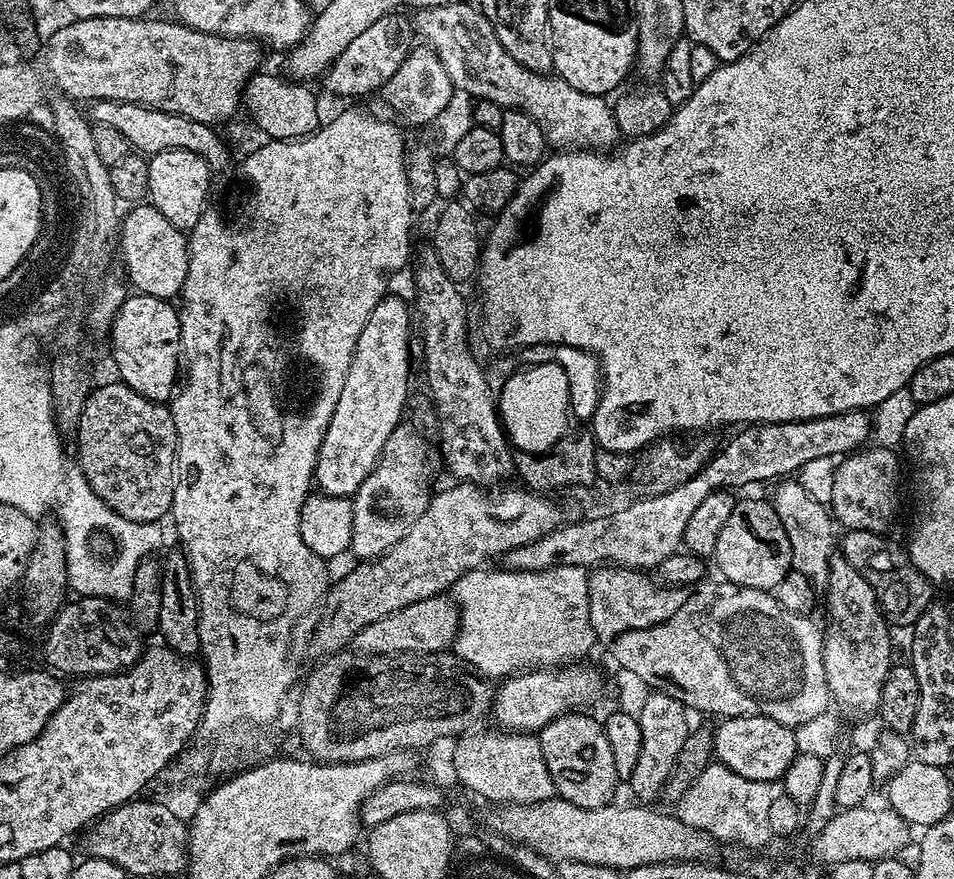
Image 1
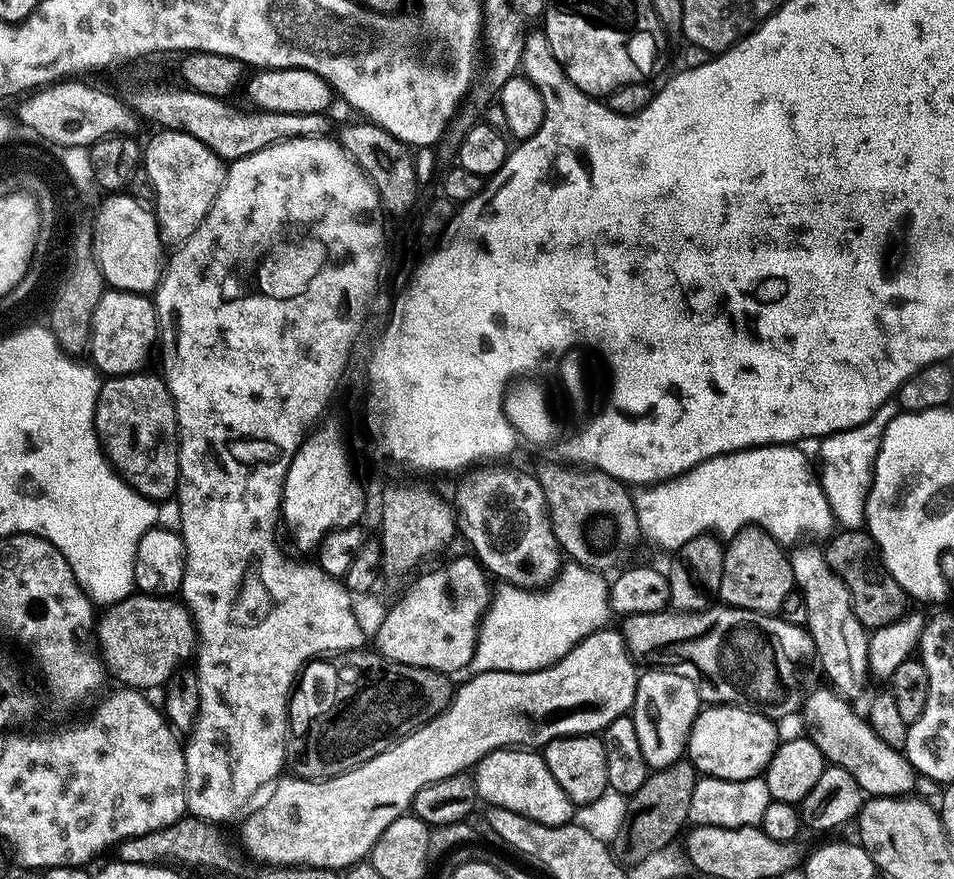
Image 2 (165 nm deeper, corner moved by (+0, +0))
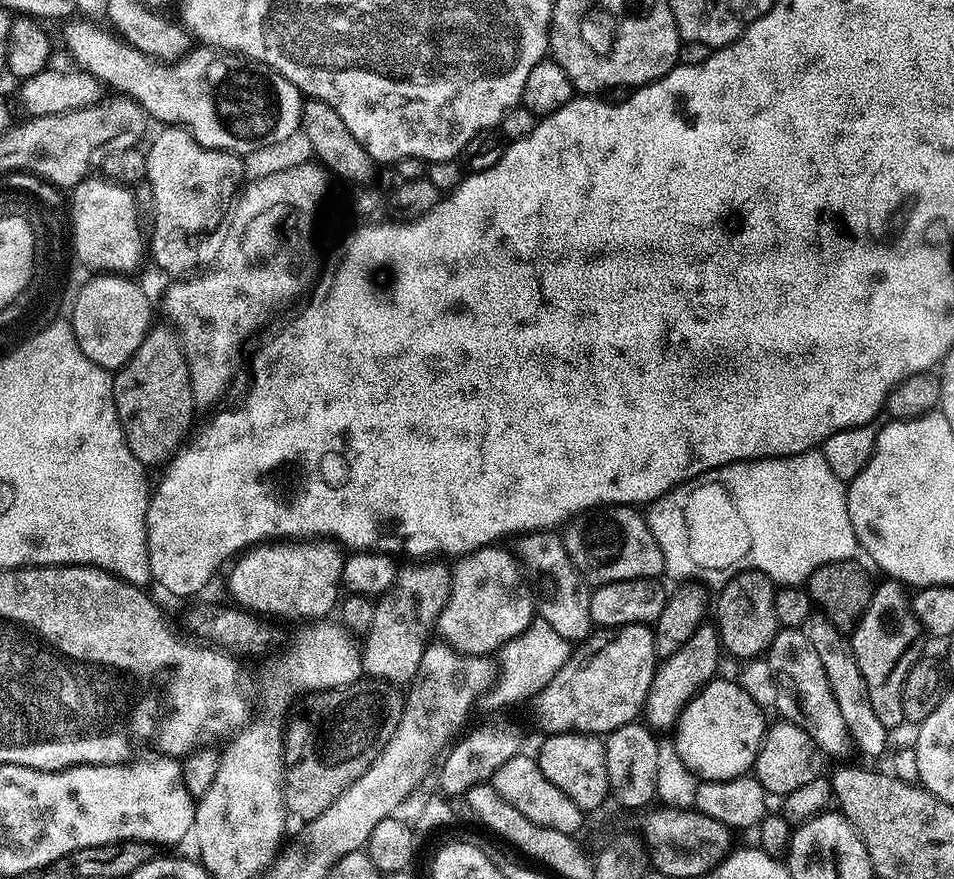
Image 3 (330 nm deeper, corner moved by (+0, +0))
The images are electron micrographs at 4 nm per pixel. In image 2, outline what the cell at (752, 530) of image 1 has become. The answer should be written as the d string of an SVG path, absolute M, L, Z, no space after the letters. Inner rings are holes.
M749 526L731 537L724 548L722 578L719 599L727 607L741 608L750 612L779 613L783 602L793 595L795 578L792 573L792 561L785 547L768 532L755 526Z

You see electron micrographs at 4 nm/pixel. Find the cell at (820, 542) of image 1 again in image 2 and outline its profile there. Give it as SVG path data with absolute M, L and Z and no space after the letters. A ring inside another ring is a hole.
M823 553L795 554L791 557L792 573L795 578L795 587L800 593L803 608L807 612L805 627L812 638L815 659L820 659L820 668L829 685L849 702L864 692L864 687L870 681L868 668L868 641L869 633L858 622L857 616L850 606L849 591L844 583L829 570Z

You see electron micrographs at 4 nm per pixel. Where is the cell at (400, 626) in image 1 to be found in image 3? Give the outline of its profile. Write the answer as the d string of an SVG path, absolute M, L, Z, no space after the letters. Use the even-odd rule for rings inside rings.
M485 546L467 553L455 561L456 569L450 572L448 601L434 628L437 633L440 631L439 639L444 644L463 656L491 657L499 653L503 644L520 634L534 619L534 596L530 588L524 585L525 573L513 553L500 547L504 546Z

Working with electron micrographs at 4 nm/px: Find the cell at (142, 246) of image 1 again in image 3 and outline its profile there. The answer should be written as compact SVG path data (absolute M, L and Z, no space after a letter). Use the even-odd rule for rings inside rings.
M89 178L71 191L71 199L78 208L78 222L74 225L79 229L81 243L80 256L89 269L99 270L104 274L132 274L146 258L146 236L140 233L142 217L136 213L136 203L131 191L125 185L115 183L107 178Z

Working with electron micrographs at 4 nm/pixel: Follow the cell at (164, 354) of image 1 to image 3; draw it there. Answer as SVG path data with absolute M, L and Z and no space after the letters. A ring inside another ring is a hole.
M96 274L85 283L80 296L80 308L76 308L76 332L80 332L82 354L98 366L109 370L118 370L142 346L148 329L153 327L152 304L148 296L138 285L124 274Z

